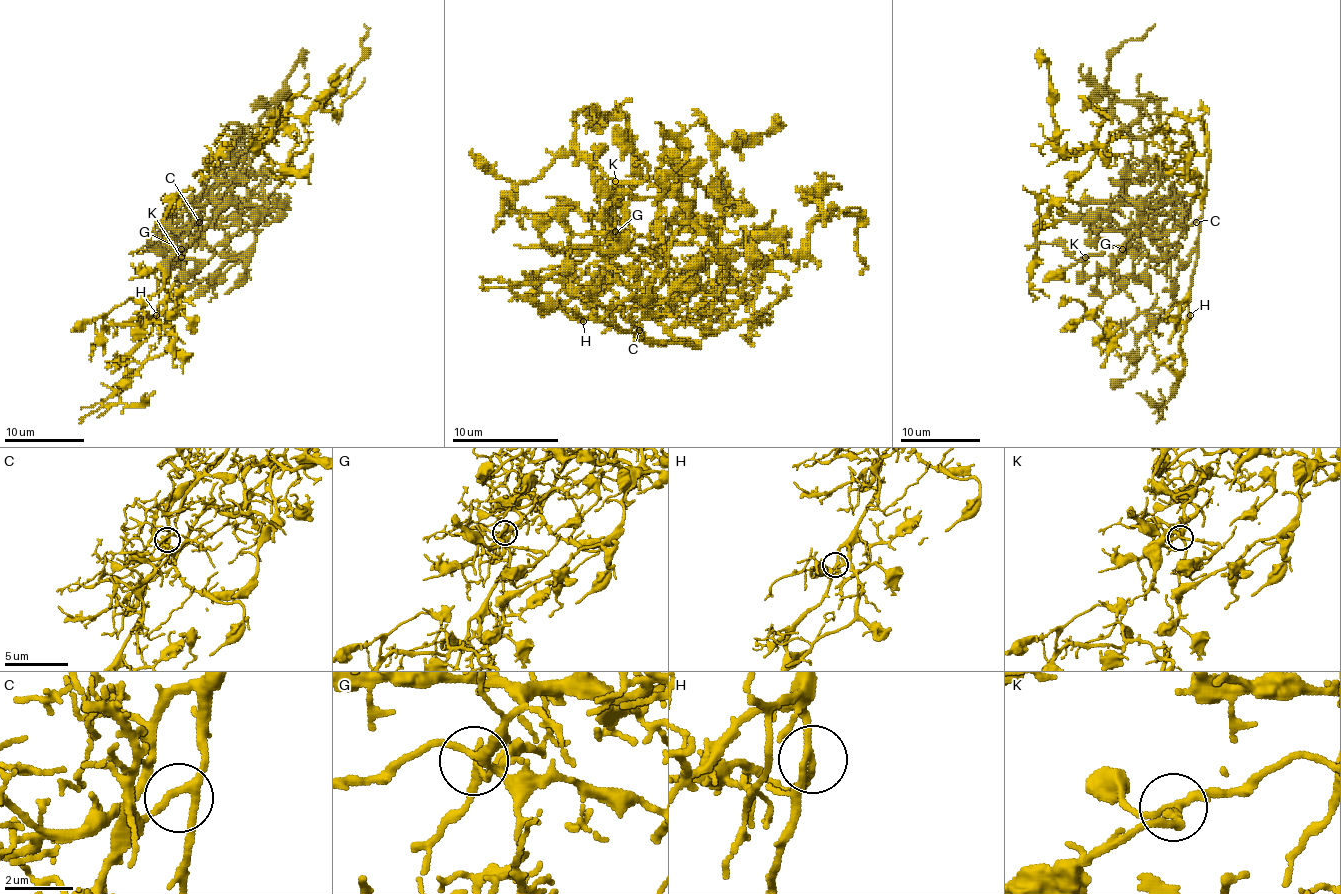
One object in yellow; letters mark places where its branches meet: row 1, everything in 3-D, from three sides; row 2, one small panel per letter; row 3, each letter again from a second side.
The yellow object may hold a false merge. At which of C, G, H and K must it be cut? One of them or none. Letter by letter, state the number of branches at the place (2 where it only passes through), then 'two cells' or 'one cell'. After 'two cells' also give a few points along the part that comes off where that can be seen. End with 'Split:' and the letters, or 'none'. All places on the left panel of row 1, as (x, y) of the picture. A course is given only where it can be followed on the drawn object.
C: branches 3; one cell
G: branches 3; one cell
H: branches 3; one cell
K: branches 3; one cell
Split: none

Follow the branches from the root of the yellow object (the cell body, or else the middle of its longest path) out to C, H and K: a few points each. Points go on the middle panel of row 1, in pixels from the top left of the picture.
C: (676, 343), (650, 343), (639, 338), (639, 330)
H: (676, 343), (650, 343), (634, 332), (621, 332), (605, 322), (591, 319), (583, 322)
K: (676, 343), (653, 343), (629, 319), (642, 293), (618, 277), (613, 261), (629, 242), (615, 229), (615, 181)

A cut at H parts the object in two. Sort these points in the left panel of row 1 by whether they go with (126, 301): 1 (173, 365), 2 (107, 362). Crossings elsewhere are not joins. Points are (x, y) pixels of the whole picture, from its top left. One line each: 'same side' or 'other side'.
1: same side
2: other side

